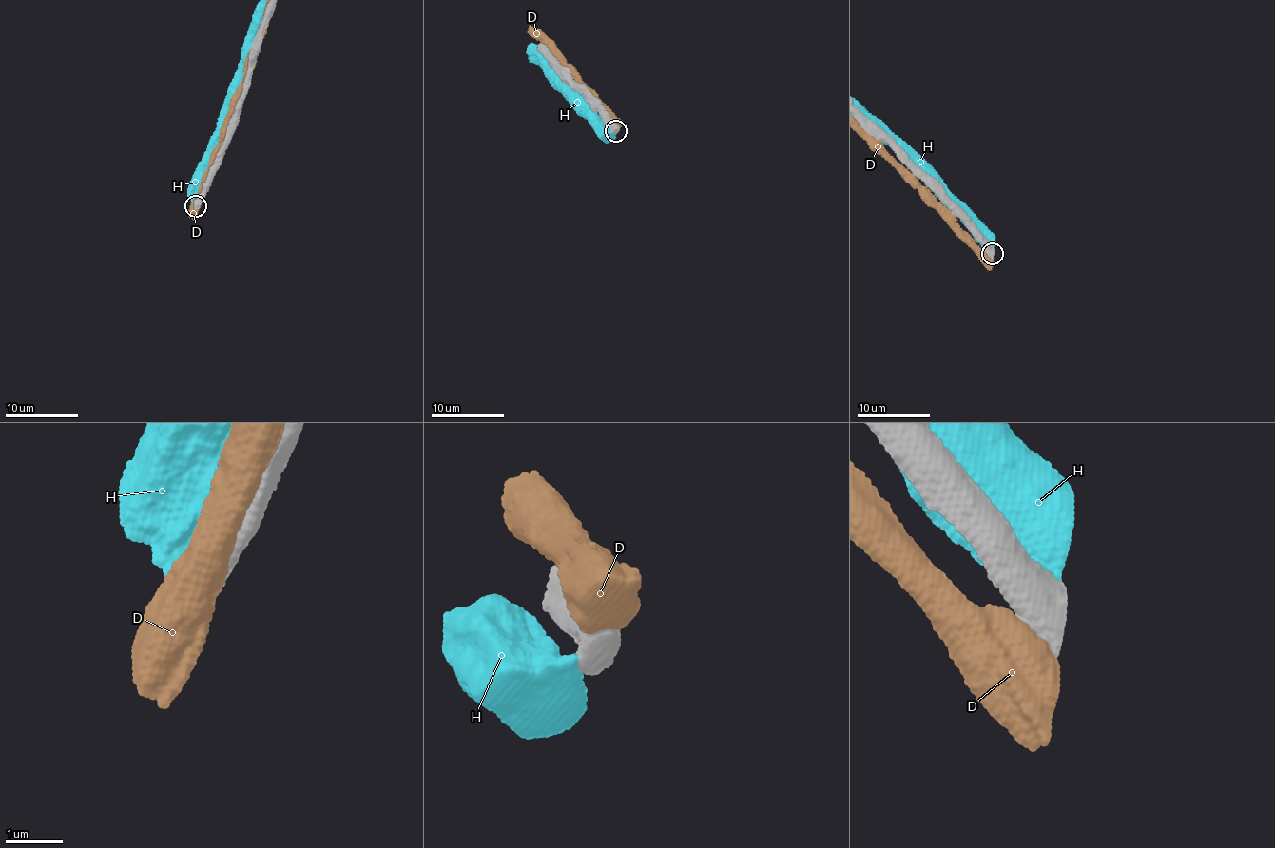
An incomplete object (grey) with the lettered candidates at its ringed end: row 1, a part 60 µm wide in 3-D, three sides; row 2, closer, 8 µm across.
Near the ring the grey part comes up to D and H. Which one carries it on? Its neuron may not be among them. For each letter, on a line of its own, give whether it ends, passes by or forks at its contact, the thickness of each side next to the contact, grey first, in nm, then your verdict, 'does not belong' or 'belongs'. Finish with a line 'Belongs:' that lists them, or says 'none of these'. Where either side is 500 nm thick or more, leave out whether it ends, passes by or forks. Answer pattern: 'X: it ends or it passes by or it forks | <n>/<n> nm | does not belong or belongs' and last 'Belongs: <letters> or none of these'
D: 650/750 nm | does not belong
H: 700/700 nm | does not belong
Belongs: none of these

